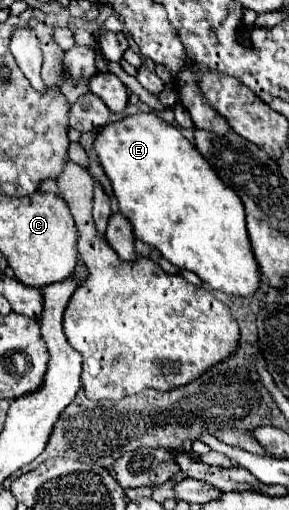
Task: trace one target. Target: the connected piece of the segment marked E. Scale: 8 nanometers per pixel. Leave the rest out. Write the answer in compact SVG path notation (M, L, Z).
M153 112L133 114L103 126L95 136L93 152L97 154L97 160L113 186L119 212L131 222L135 238L157 248L163 258L167 258L177 268L195 272L213 290L235 296L255 294L259 288L259 268L245 230L243 202L217 178L209 162L205 162L197 148L179 132L179 128Z

